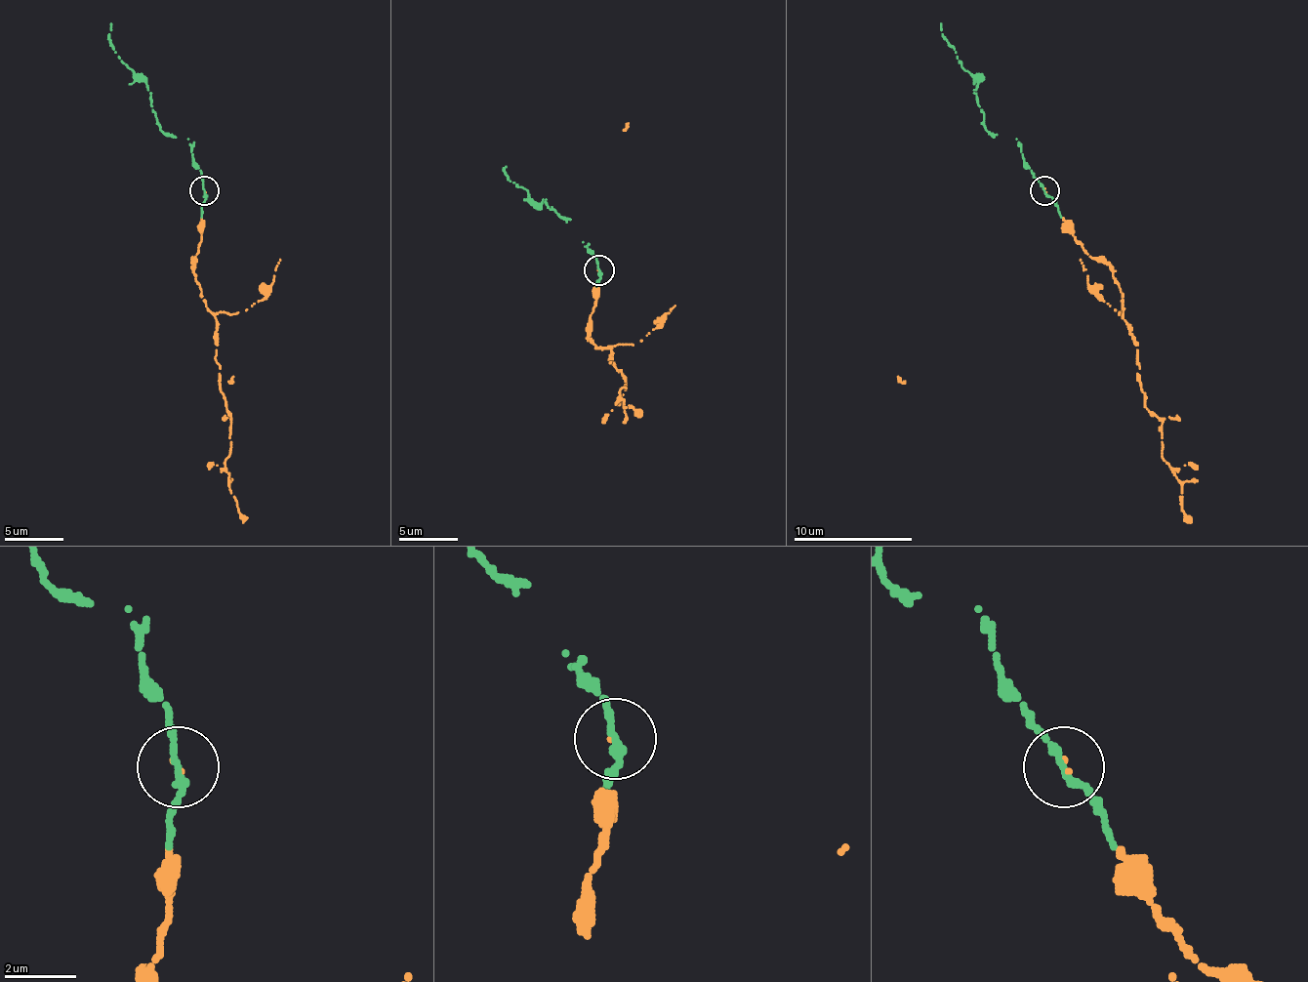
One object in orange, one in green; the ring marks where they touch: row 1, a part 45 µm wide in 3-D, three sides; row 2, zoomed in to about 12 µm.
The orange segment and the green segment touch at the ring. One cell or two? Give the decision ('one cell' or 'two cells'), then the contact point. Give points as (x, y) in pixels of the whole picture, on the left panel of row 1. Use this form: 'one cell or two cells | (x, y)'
one cell | (204, 190)

